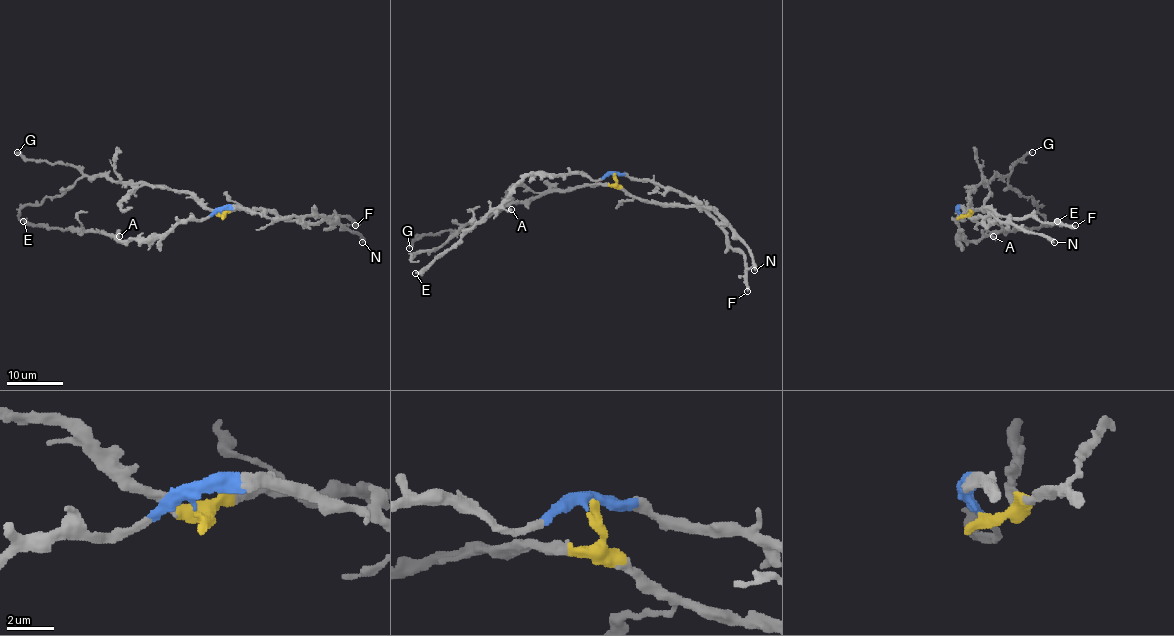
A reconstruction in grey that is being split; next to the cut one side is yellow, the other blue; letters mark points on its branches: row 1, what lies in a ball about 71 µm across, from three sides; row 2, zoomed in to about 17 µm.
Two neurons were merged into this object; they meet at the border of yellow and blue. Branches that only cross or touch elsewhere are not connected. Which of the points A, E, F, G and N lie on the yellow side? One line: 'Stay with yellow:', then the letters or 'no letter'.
Stay with yellow: G, N

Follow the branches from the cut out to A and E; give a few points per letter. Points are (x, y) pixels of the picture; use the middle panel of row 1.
A: (613, 175), (606, 174), (593, 179), (571, 174), (527, 174), (513, 188), (503, 205), (505, 209), (512, 209)
E: (613, 175), (606, 174), (593, 179), (571, 174), (527, 174), (508, 196), (456, 242), (415, 273)

